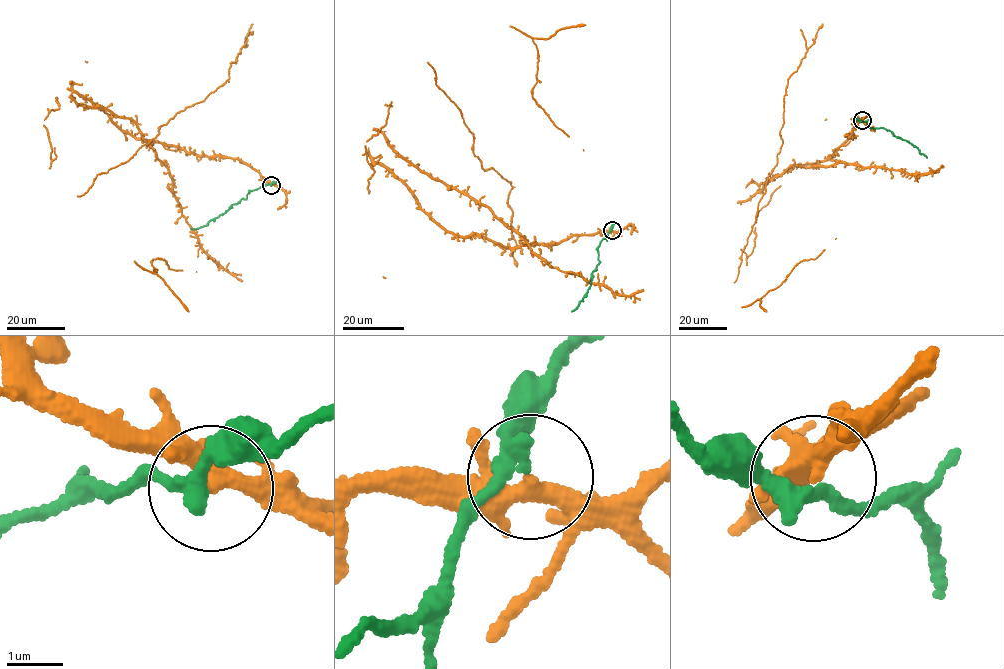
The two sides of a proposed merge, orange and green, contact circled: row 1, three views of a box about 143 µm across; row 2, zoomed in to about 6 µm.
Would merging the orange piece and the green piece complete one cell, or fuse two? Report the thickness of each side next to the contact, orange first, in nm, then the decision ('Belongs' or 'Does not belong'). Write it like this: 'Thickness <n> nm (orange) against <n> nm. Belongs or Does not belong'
Thickness 240 nm (orange) against 280 nm. Does not belong

